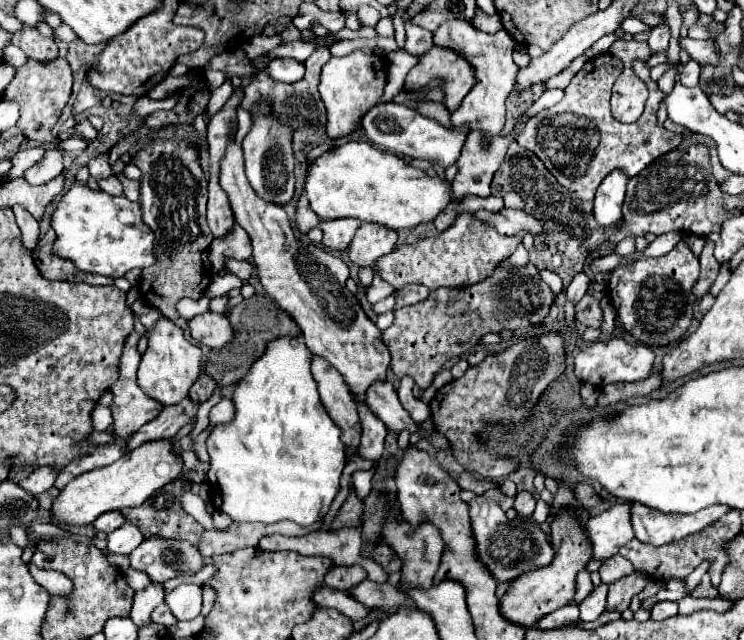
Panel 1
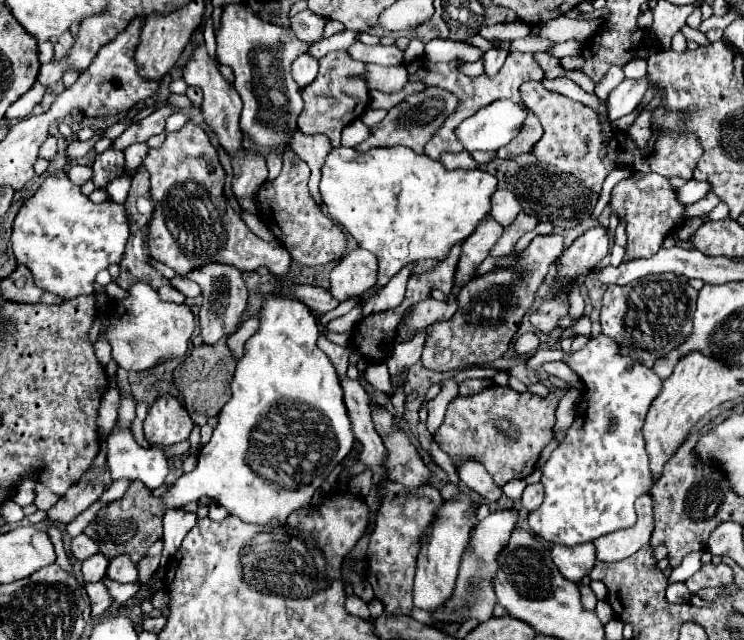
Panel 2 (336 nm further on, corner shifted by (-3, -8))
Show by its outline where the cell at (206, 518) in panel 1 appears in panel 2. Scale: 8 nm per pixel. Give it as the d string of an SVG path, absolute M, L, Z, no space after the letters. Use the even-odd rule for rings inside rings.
M116 430L108 438L108 466L112 478L144 482L150 490L164 484L169 472L166 456L160 450L146 450L132 440L130 430Z

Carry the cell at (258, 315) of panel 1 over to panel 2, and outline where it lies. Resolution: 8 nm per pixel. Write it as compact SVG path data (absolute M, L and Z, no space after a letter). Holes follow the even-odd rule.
M224 336L220 342L216 342L214 346L194 346L194 350L186 356L186 360L180 364L180 370L174 370L174 384L180 390L180 394L184 396L184 406L188 410L188 414L192 416L194 424L204 426L206 418L216 416L222 406L230 400L230 382L232 382L232 374L236 370L236 358L232 356L230 348L228 348L228 336Z

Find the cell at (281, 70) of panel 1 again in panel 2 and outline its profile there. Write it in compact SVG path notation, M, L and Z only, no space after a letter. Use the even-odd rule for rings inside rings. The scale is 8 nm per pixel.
M302 54L292 62L292 78L298 82L300 88L308 86L316 78L316 74L318 74L318 60L316 58Z

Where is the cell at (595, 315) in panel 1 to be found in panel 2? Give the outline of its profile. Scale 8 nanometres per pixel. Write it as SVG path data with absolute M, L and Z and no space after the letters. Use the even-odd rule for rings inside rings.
M550 298L544 300L532 314L530 322L534 324L536 330L540 332L552 332L558 328L558 322L570 314L570 304L568 300L562 298Z

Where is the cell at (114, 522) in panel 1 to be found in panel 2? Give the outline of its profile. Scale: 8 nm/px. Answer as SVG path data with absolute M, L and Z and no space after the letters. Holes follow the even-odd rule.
M80 534L72 540L72 556L78 560L86 560L96 552L98 552L98 540L94 540L86 534Z

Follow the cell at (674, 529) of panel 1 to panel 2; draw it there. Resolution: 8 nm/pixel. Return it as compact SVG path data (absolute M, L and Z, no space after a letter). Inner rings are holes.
M642 494L636 502L638 522L632 528L622 528L594 540L596 556L602 562L618 562L632 556L642 546L646 546L654 532L654 498L652 494Z

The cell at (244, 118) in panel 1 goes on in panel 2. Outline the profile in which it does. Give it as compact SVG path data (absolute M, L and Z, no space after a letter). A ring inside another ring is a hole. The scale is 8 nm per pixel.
M208 20L208 24L205 24L204 40L206 40L206 50L208 50L208 54L218 62L218 58L216 58L216 38L214 38L214 30L212 30L212 20Z

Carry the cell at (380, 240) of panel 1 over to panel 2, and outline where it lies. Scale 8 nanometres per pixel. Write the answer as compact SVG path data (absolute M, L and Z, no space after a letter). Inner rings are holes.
M364 248L350 250L330 274L330 292L338 300L362 296L378 278L378 258Z

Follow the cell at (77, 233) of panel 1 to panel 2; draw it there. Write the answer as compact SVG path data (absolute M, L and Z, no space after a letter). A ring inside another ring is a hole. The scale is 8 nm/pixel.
M64 170L50 174L42 186L22 204L14 226L12 246L20 264L28 266L38 288L66 300L92 294L94 278L110 264L120 264L130 238L128 214L124 204L114 200L94 204L72 184Z

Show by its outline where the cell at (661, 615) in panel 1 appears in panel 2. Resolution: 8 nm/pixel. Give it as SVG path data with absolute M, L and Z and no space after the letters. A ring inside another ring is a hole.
M678 582L678 584L670 584L670 586L666 588L666 598L668 598L670 604L684 604L684 602L690 602L692 594L690 594L690 590L686 588L686 584Z

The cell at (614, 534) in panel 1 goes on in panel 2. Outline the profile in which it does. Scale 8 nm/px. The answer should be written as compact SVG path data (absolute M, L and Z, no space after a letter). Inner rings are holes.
M592 542L576 546L556 544L550 550L550 556L558 570L564 574L564 578L580 582L584 576L590 574L590 570L596 564L596 546Z

